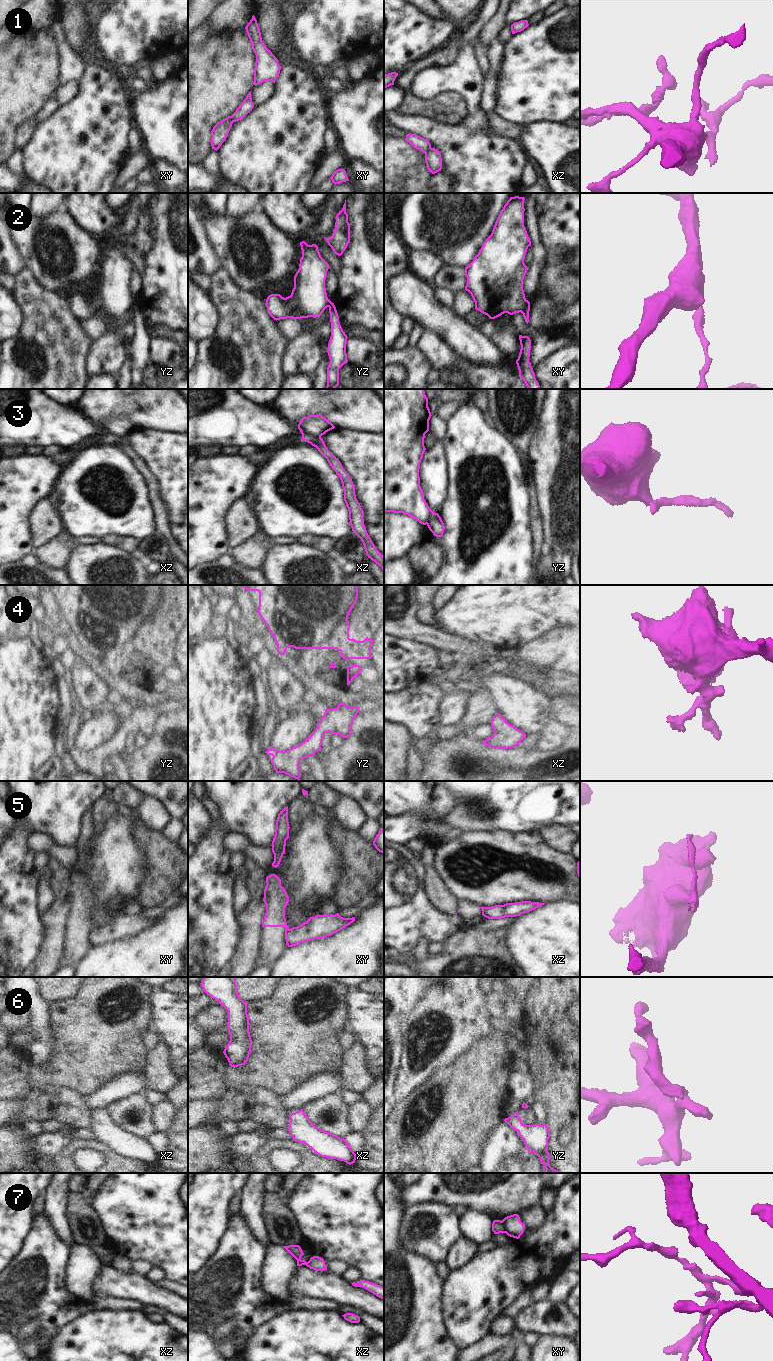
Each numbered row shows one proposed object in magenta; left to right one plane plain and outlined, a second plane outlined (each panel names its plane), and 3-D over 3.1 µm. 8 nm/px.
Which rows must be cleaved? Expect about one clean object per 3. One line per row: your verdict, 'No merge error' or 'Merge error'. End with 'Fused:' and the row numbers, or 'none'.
1: Merge error
2: Merge error
3: Merge error
4: No merge error
5: Merge error
6: No merge error
7: Merge error
Fused: 1, 2, 3, 5, 7

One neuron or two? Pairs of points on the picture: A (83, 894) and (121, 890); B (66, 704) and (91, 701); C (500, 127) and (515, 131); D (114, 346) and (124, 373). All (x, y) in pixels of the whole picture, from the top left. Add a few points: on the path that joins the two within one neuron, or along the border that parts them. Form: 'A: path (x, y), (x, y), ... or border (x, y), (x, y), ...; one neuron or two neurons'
A: border (78, 873), (92, 897), (89, 916); two neurons
B: border (72, 676), (75, 699); two neurons
C: path (504, 128), (511, 130); one neuron
D: border (127, 343), (127, 357), (116, 375); two neurons

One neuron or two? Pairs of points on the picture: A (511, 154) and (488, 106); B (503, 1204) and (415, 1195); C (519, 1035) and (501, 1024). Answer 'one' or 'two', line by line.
A: two
B: one
C: one

